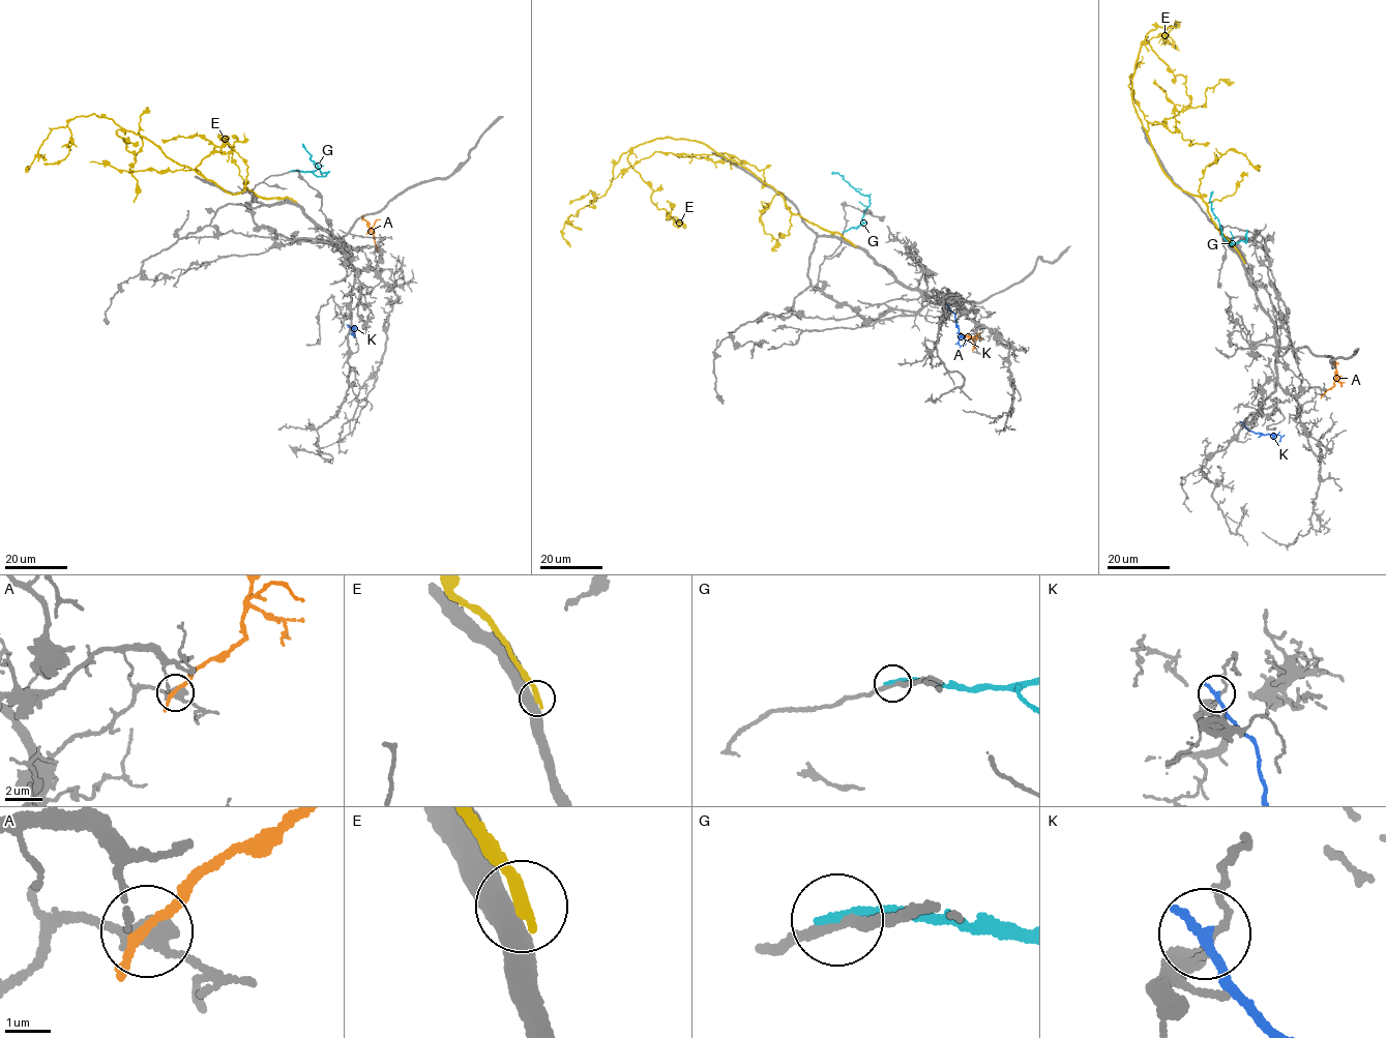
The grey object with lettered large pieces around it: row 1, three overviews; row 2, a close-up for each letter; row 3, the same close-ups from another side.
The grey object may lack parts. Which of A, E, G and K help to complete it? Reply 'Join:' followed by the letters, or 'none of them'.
Join: none of them

